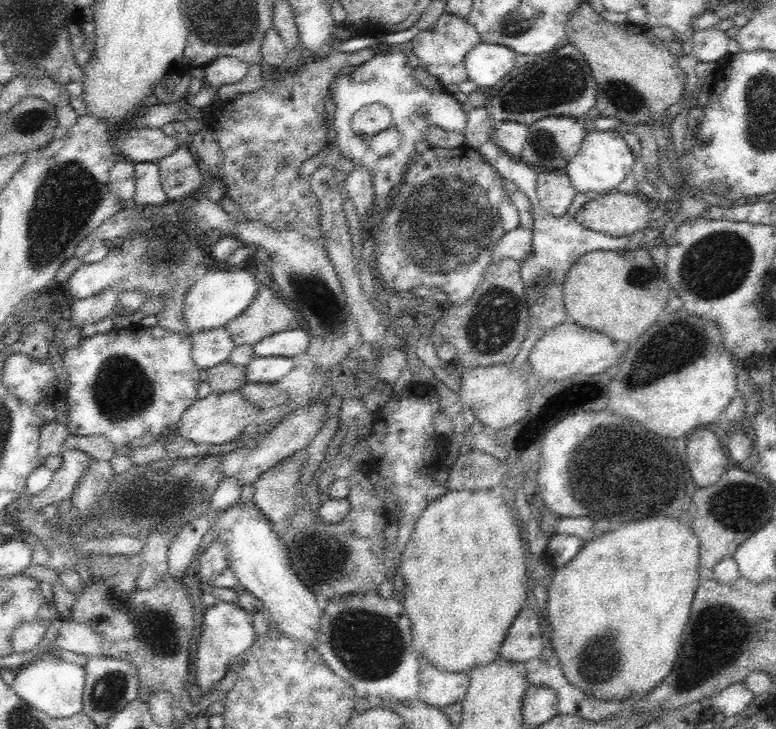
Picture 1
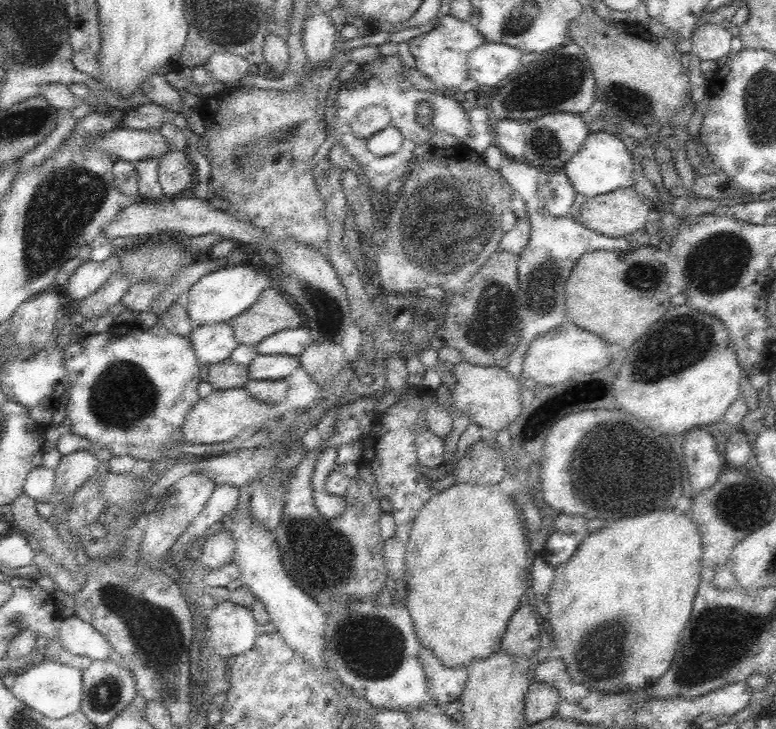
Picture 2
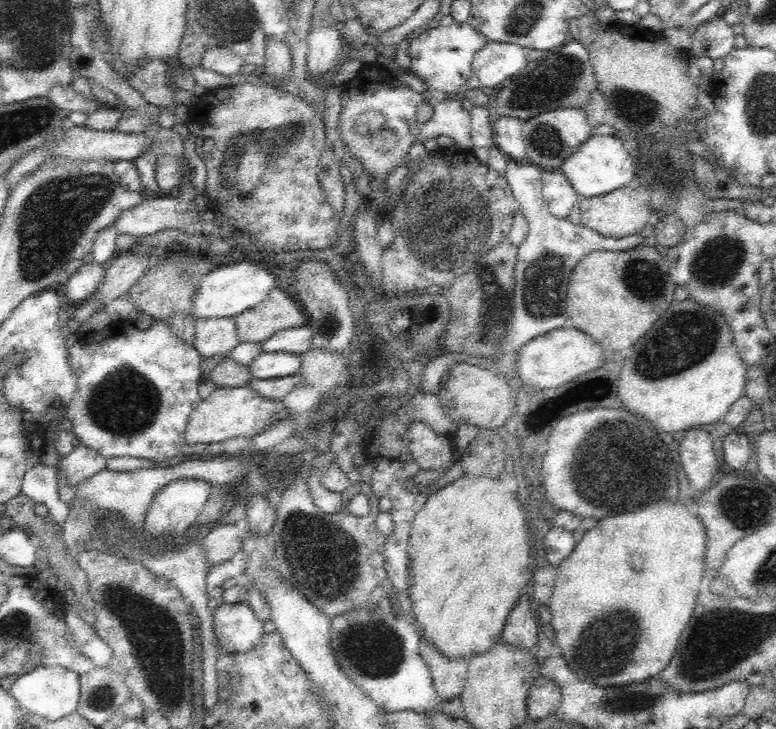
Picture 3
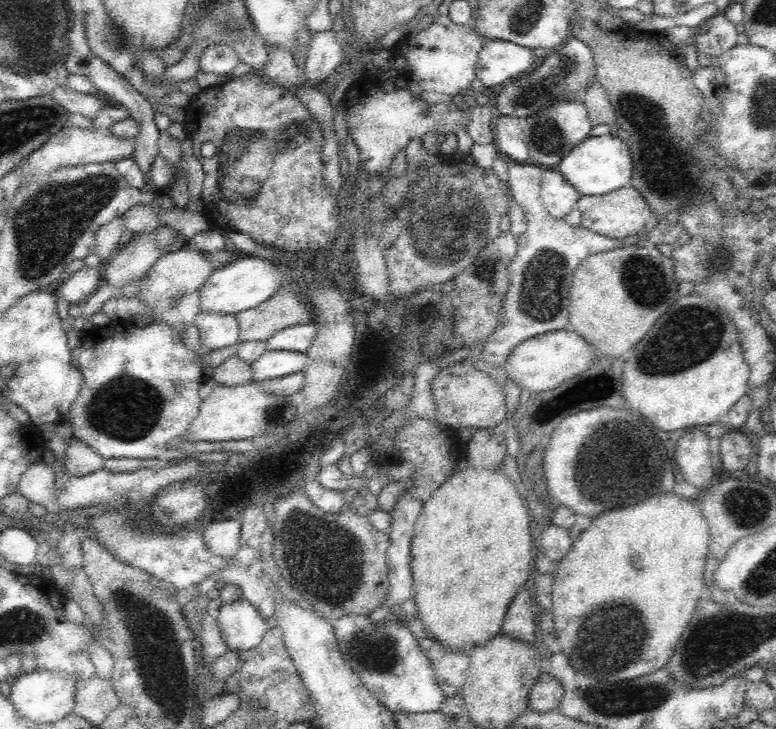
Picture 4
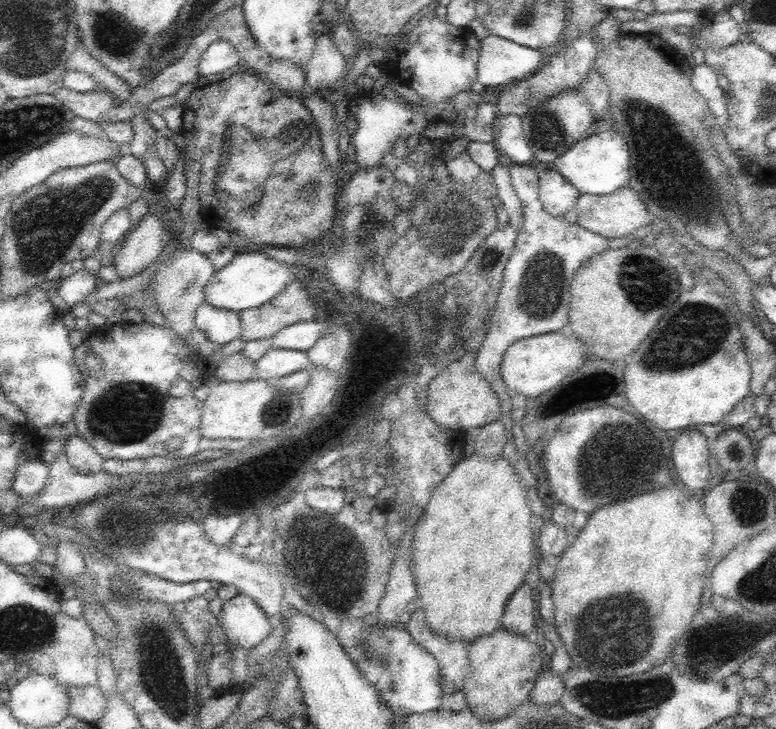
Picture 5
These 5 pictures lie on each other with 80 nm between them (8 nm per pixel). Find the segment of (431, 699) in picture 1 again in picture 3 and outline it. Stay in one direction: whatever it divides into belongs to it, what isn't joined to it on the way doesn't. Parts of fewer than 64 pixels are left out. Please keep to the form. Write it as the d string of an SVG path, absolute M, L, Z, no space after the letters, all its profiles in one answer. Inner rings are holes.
M425 636L419 640L419 655L430 669L436 692L444 701L456 698L463 691L468 662L464 659L448 659Z

